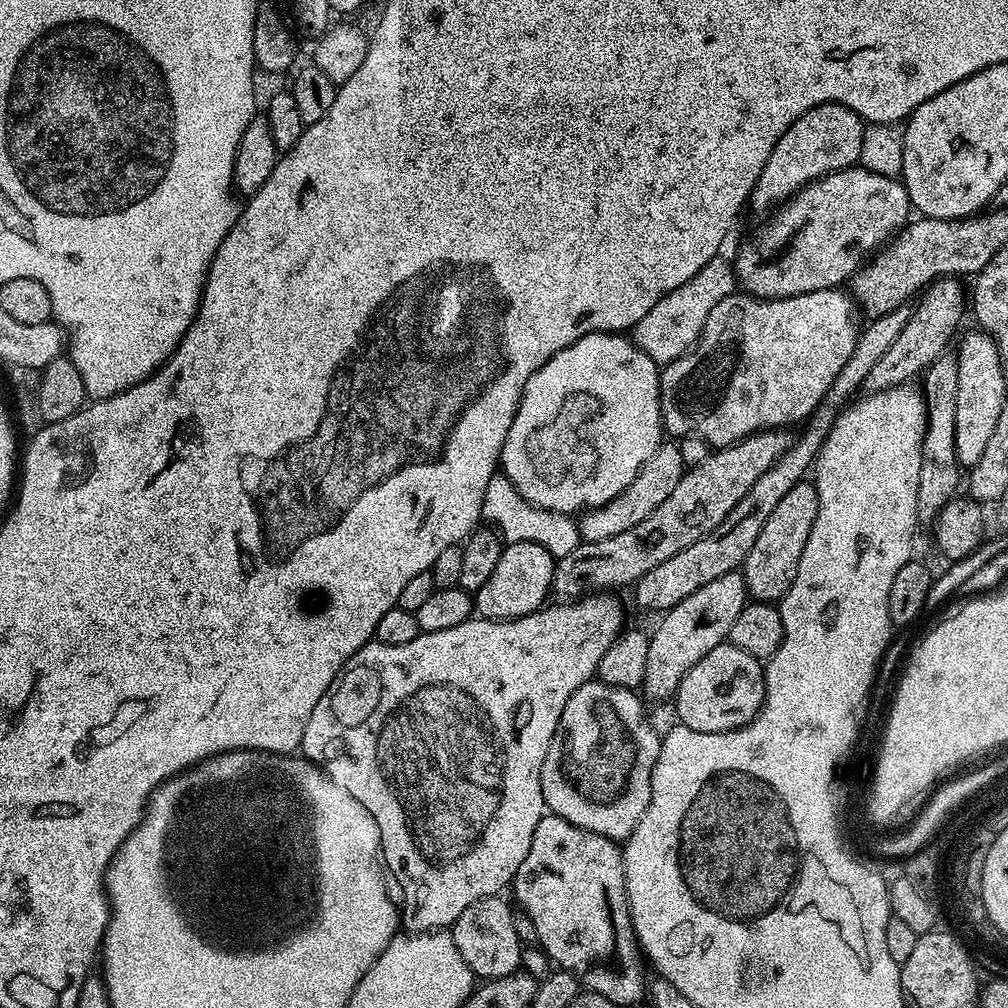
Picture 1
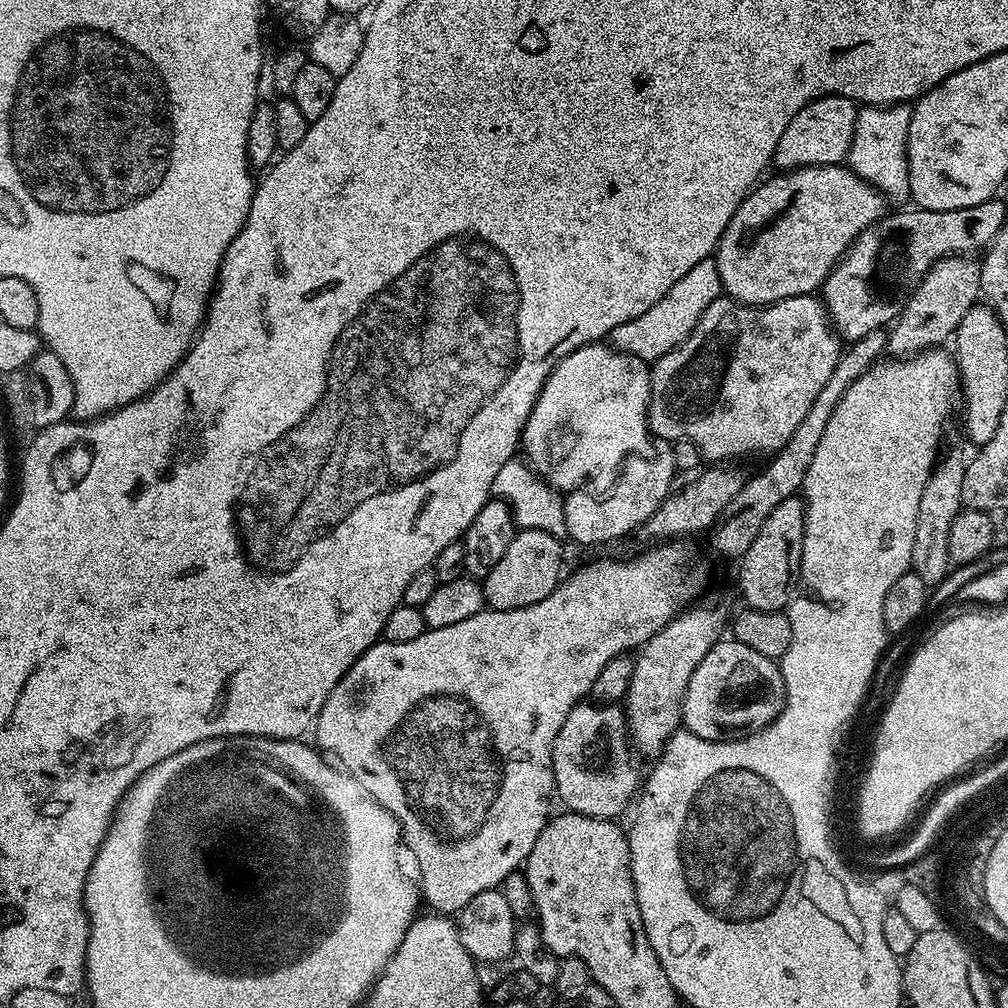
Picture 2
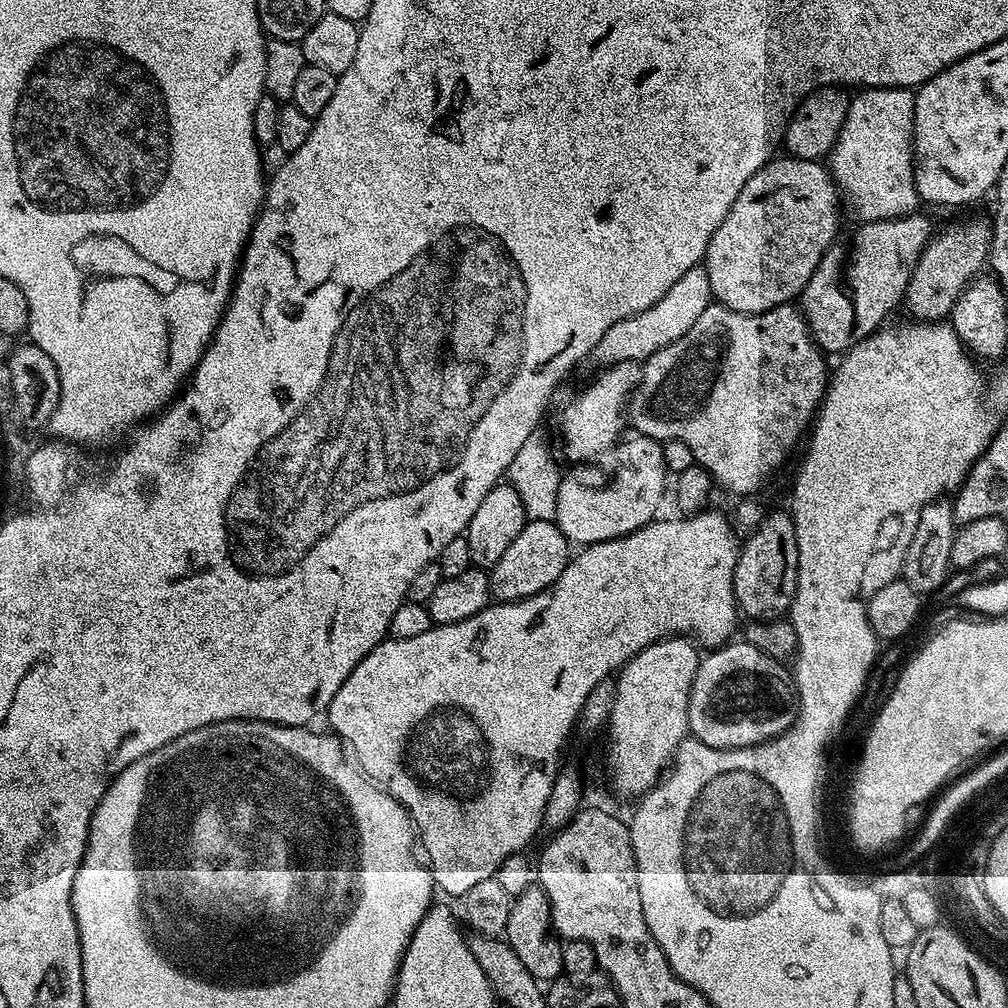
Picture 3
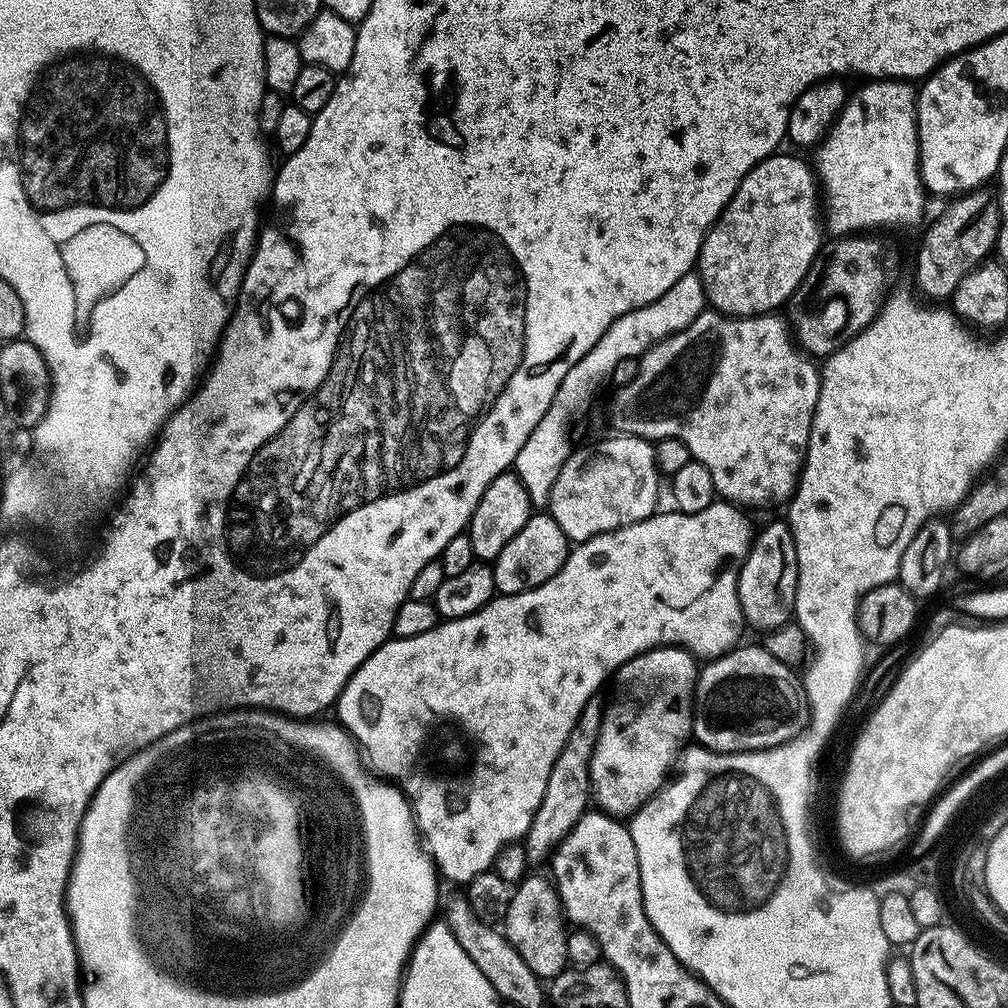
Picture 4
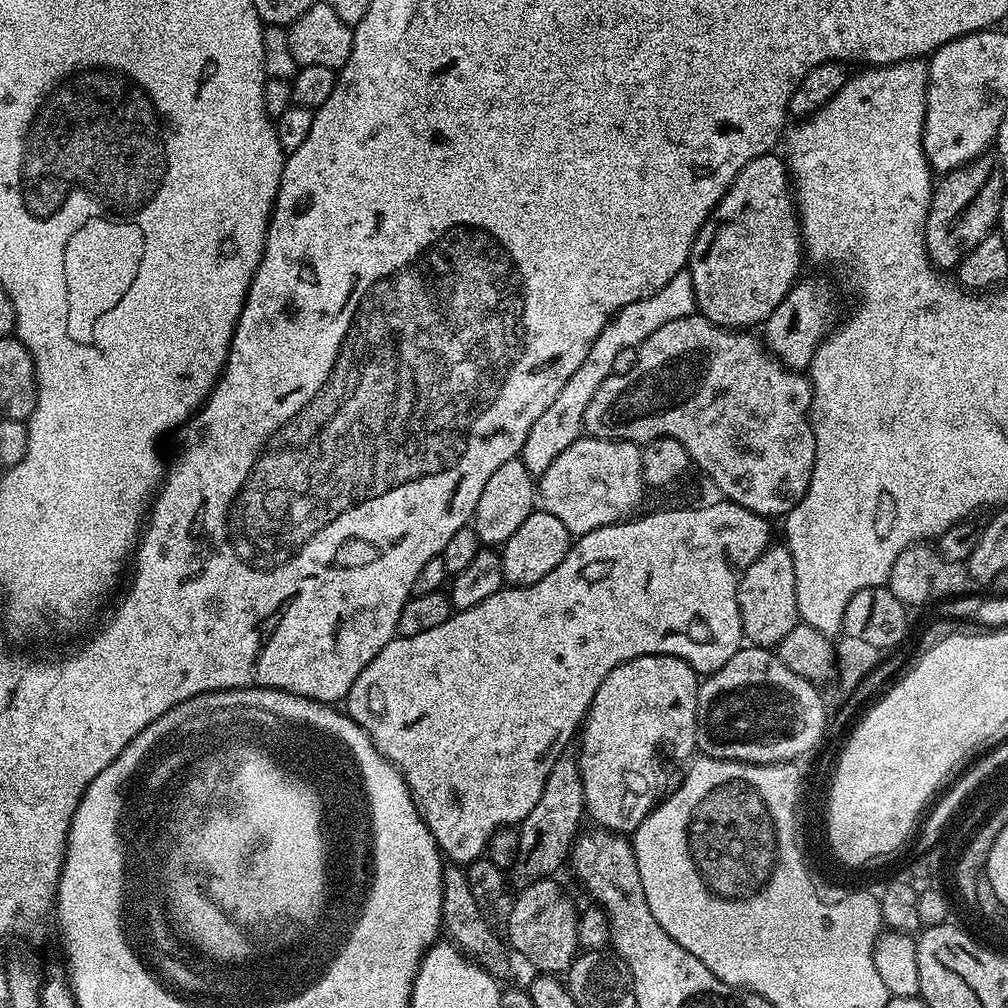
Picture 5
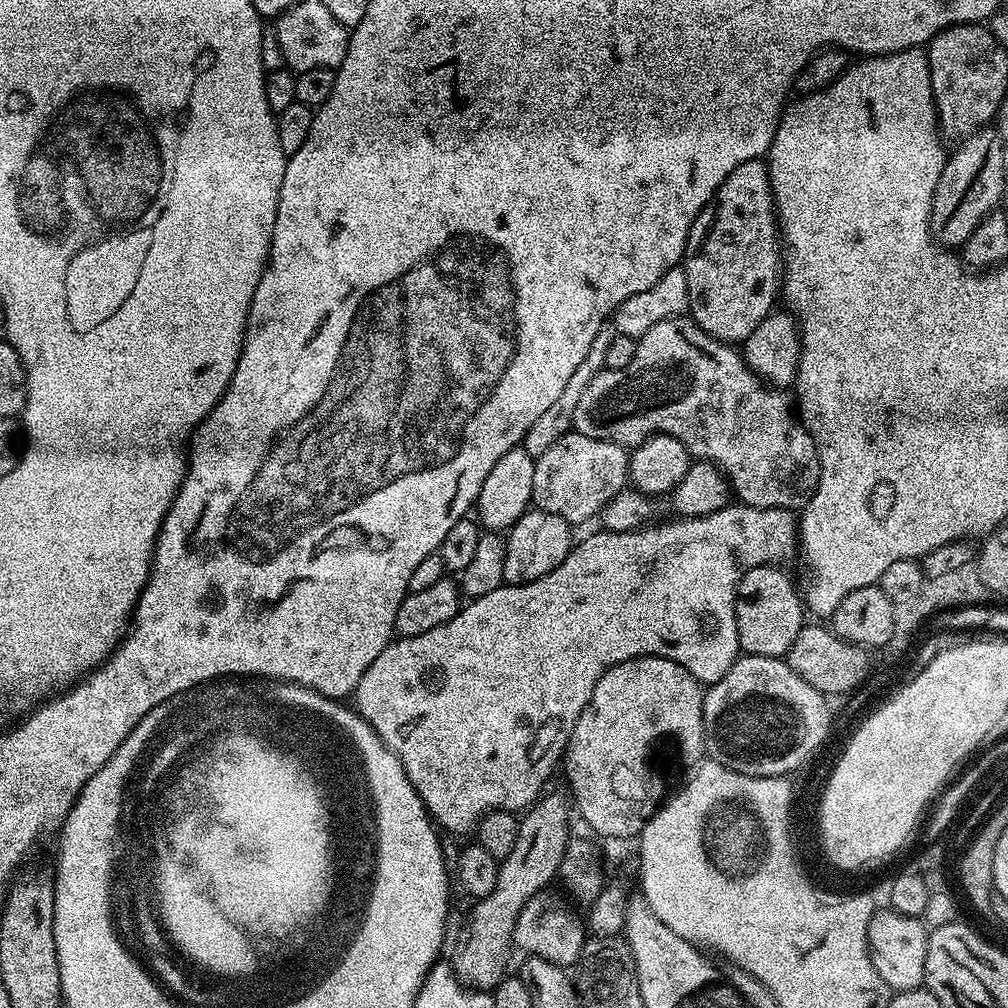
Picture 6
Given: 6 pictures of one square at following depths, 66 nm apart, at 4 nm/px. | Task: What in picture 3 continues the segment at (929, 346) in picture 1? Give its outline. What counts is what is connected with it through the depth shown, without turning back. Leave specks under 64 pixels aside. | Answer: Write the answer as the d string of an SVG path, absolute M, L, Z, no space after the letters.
M960 220L957 224L948 224L937 231L928 241L914 274L908 283L906 308L913 312L913 317L924 322L940 322L956 306L956 299L961 296L981 275L980 267L985 267L992 247L992 224L984 220Z

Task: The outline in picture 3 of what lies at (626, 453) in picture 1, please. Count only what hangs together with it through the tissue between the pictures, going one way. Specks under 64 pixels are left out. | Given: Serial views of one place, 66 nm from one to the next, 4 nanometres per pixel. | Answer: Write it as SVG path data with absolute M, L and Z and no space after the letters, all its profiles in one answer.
M609 367L601 371L601 376L589 386L585 392L580 392L564 408L564 417L560 420L560 436L564 439L564 456L568 462L588 462L601 452L607 453L621 439L620 431L626 428L626 401L629 397L628 380L620 376L620 372L611 372Z

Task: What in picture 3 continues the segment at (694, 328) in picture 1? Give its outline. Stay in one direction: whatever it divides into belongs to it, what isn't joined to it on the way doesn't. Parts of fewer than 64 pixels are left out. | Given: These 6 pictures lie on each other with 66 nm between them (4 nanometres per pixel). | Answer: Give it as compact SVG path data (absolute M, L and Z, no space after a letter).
M697 266L686 270L654 306L634 314L630 318L622 318L622 322L614 322L606 334L594 346L590 357L591 363L600 364L599 366L609 366L620 362L630 362L631 360L643 362L648 357L653 356L658 350L670 346L670 342L678 342L702 318L702 310L706 310L708 304L713 303L712 291L710 290L710 278L702 266Z

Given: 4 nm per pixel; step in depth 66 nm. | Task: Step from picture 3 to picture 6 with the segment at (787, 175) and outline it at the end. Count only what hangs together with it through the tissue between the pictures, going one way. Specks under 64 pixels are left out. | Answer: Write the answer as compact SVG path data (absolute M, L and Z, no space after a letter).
M763 159L742 162L718 186L716 195L696 216L696 224L712 224L704 236L693 235L688 241L682 261L688 291L687 315L706 334L733 346L754 334L758 322L773 312L775 300L782 288L782 240L778 235L776 203L772 201L772 187L768 181L768 165Z

